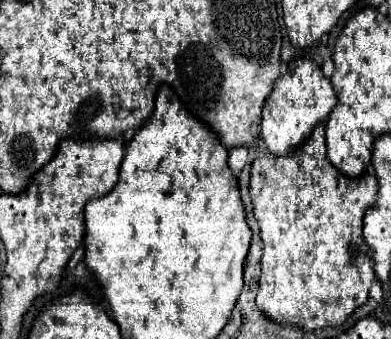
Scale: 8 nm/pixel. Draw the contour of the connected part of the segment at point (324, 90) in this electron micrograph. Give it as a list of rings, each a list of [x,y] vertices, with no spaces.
[[[296,58],[288,64],[288,72],[278,78],[272,94],[268,96],[262,108],[260,136],[270,154],[288,154],[296,150],[304,138],[308,138],[316,124],[326,122],[328,114],[336,106],[336,94],[328,78],[322,76],[322,70],[316,62],[308,58]]]

